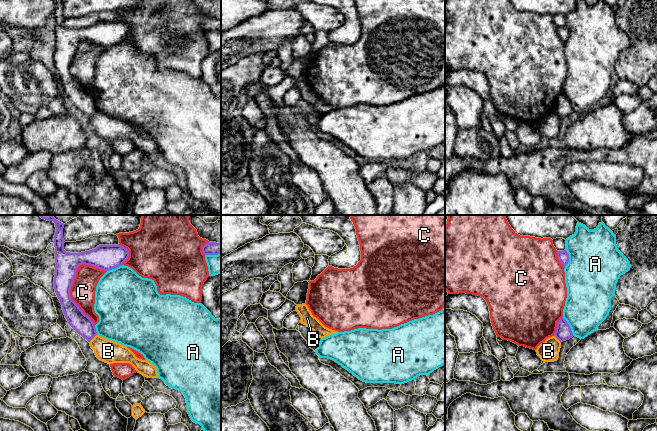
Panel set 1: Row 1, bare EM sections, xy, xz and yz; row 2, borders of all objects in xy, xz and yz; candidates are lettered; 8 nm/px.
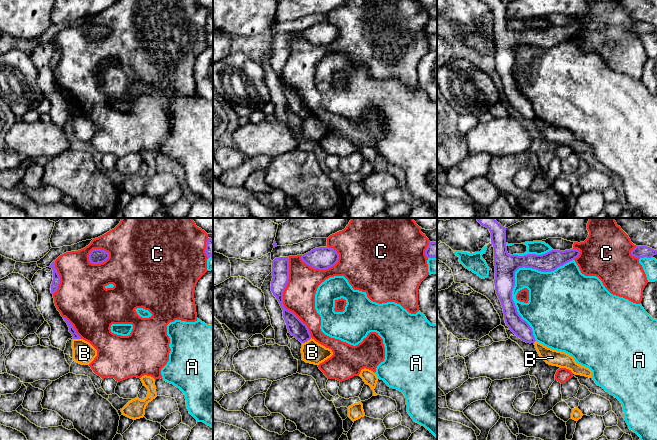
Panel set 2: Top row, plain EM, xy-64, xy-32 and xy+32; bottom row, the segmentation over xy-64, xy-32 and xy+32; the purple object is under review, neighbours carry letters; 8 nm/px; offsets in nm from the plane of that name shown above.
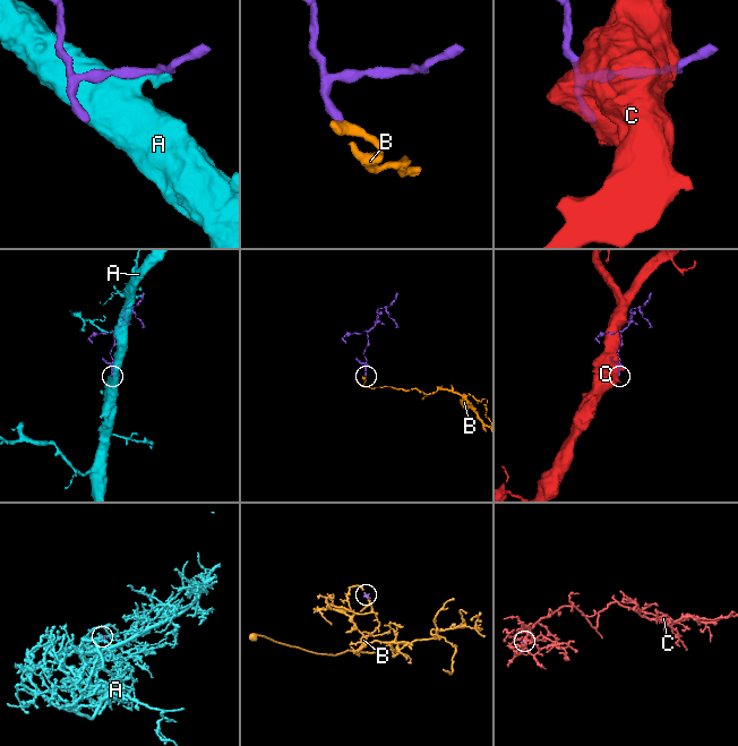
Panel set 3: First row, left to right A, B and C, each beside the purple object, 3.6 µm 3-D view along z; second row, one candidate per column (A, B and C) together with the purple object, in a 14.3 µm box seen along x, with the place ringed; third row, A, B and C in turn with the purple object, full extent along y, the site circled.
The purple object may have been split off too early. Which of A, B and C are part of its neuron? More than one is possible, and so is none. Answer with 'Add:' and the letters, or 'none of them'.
Add: none of them

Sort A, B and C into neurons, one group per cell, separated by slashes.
A / B / C

